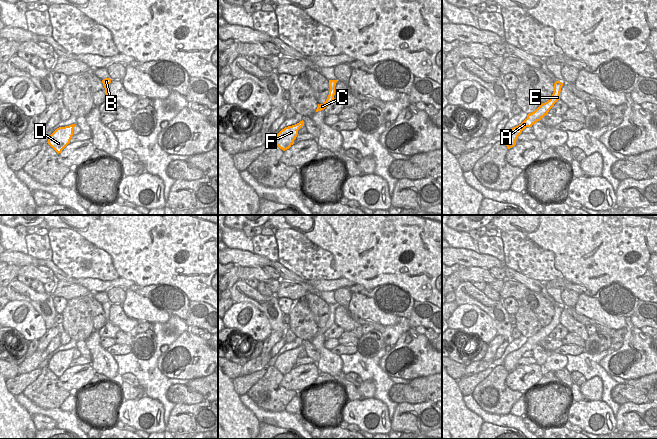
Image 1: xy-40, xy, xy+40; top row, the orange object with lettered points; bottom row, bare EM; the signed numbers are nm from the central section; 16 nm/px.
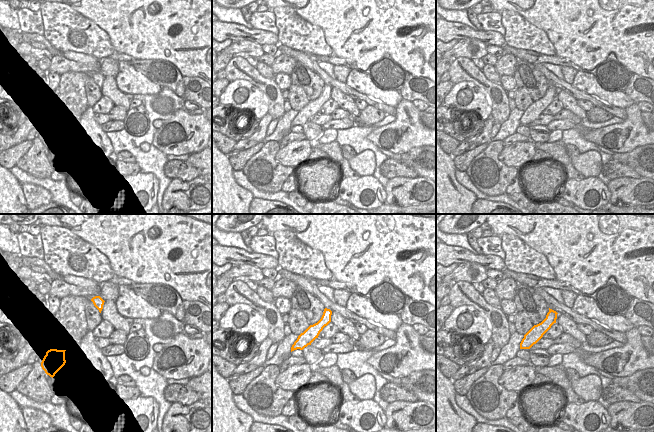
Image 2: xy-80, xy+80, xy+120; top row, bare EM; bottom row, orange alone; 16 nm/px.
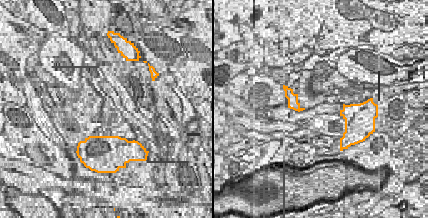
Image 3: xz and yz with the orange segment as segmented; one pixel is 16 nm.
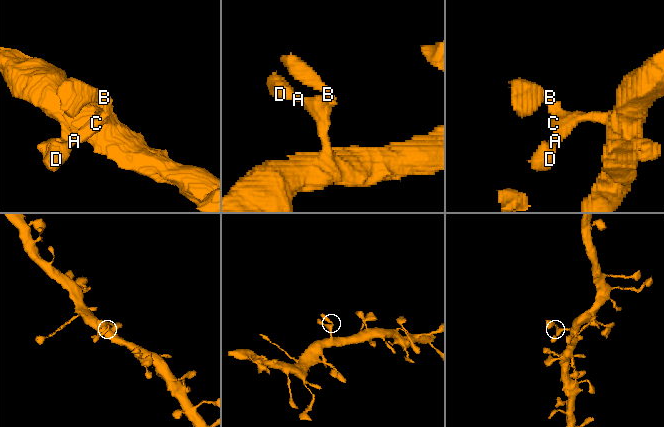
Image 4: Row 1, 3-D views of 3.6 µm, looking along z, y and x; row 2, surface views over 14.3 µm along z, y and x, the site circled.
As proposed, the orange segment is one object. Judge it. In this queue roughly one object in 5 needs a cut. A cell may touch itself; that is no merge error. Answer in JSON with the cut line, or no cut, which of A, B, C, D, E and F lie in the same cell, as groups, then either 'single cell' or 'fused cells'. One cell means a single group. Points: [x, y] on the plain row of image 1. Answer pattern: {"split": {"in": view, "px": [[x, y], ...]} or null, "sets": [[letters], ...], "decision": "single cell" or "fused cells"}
{"split": null, "sets": [["A", "B", "C", "D", "E", "F"]], "decision": "single cell"}

